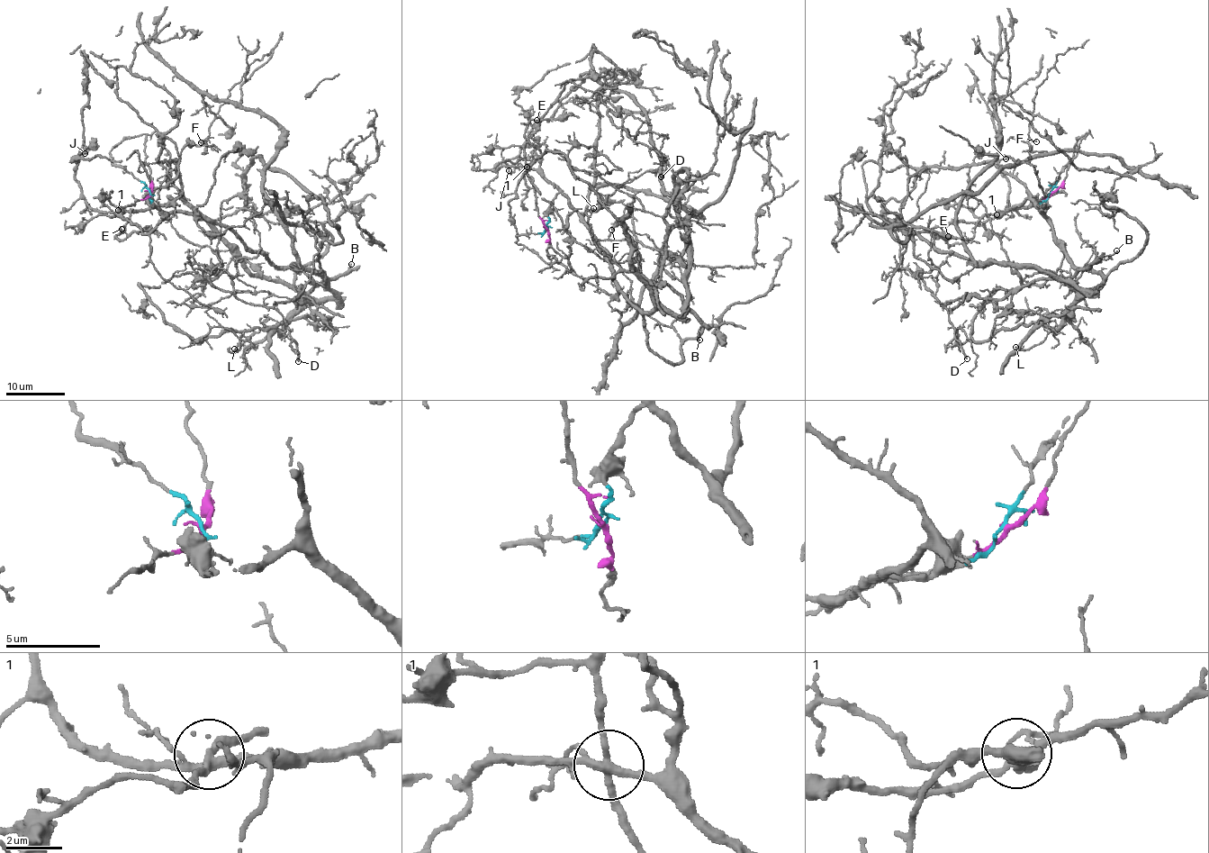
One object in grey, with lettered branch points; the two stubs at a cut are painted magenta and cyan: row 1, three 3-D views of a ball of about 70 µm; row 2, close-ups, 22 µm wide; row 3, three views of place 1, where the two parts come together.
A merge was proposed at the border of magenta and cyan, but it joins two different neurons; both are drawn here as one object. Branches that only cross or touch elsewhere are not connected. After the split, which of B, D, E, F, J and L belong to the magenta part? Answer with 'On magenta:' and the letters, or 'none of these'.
On magenta: F

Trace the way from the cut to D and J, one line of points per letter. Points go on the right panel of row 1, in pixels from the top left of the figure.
D: (1051, 193), (1012, 206), (1031, 198), (1076, 267), (1104, 280), (948, 300), (967, 358)
J: (1051, 193), (1041, 203), (1011, 207), (996, 216), (1008, 209), (1009, 185), (999, 168), (1006, 158)

